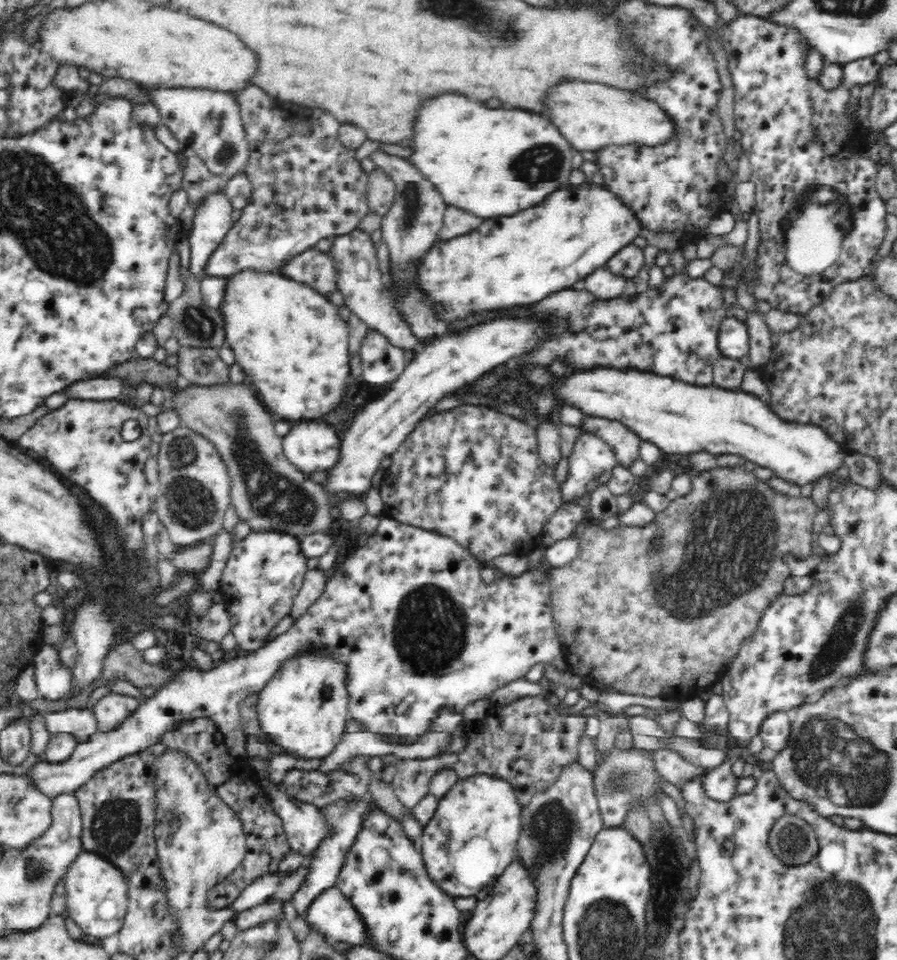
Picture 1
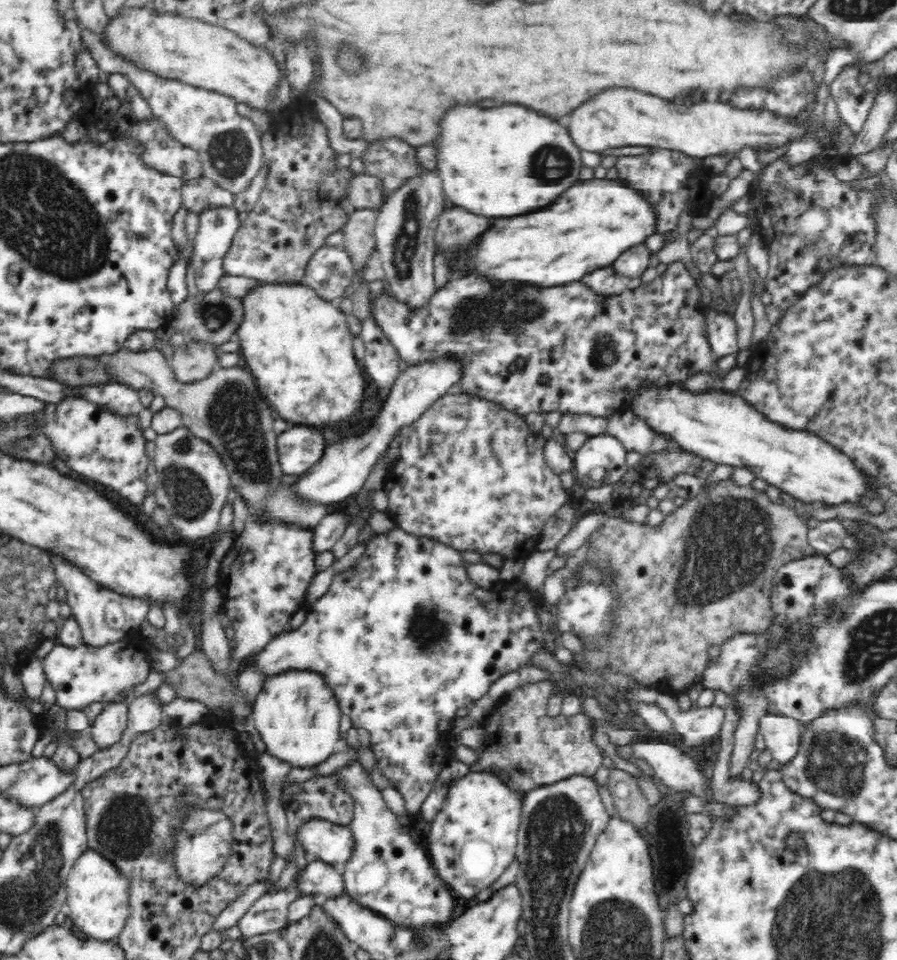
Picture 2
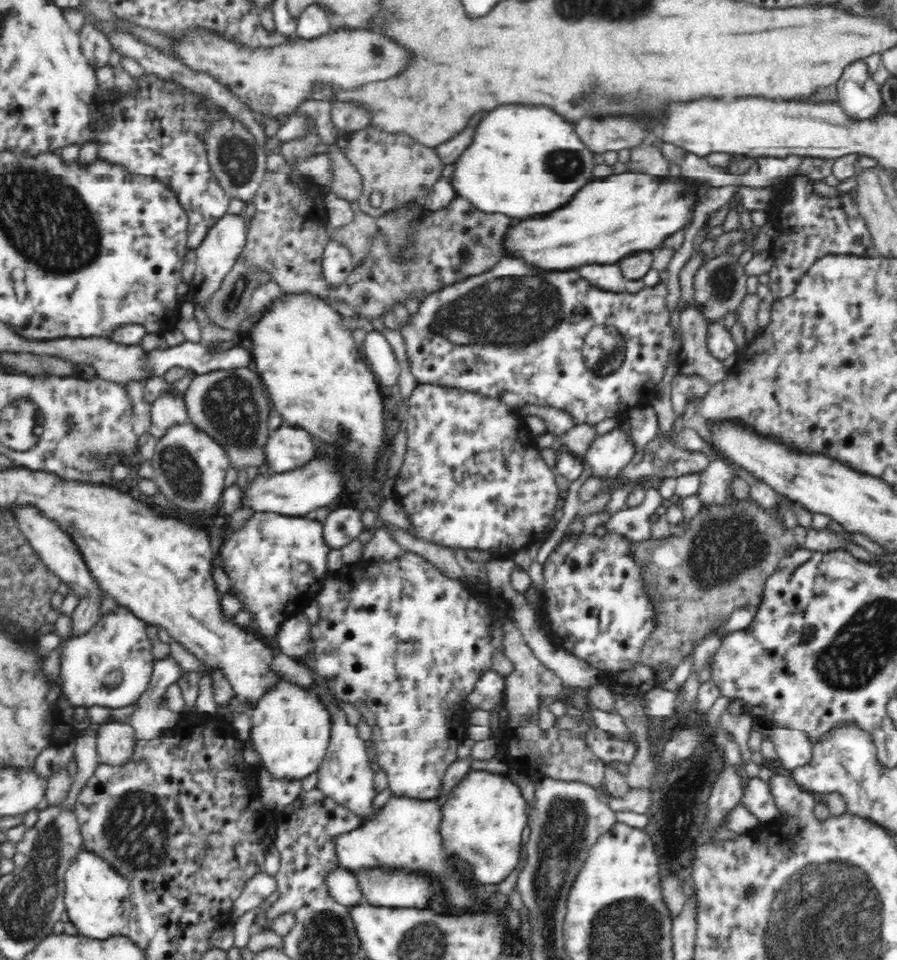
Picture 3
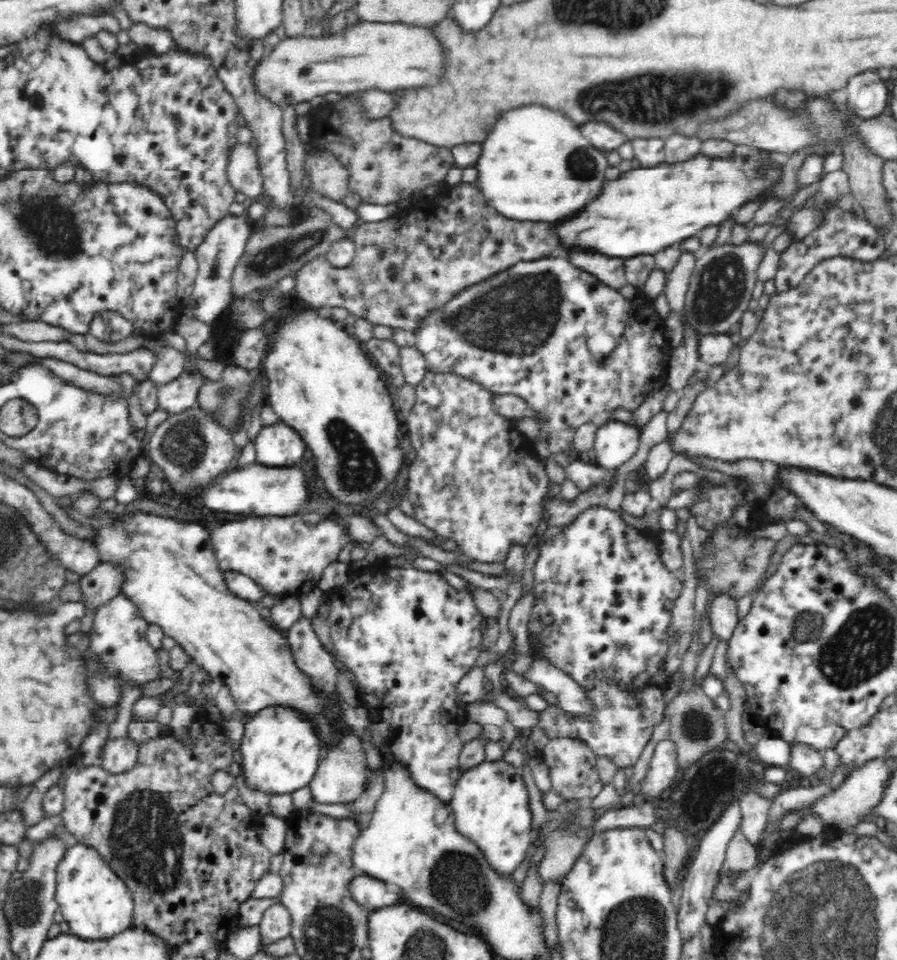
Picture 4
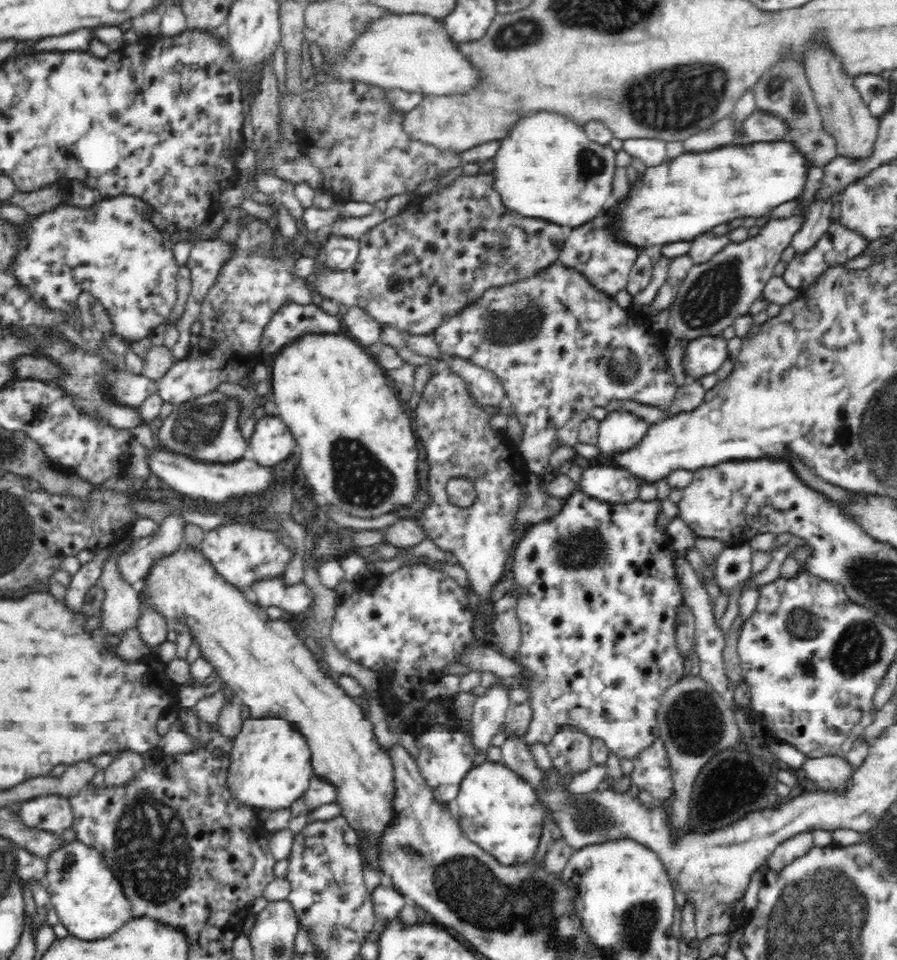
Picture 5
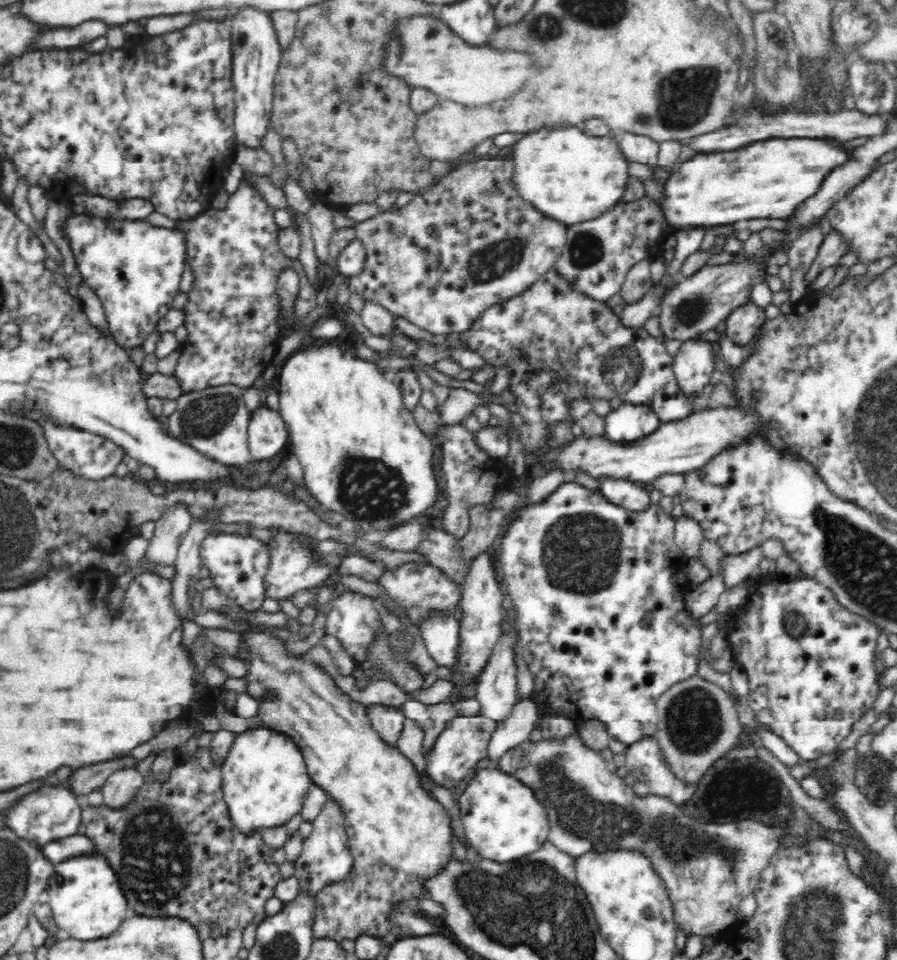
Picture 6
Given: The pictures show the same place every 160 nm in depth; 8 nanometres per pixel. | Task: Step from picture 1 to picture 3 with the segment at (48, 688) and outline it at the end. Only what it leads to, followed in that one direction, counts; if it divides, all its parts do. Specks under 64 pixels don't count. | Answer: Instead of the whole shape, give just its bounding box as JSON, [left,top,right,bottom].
[59,607,155,708]

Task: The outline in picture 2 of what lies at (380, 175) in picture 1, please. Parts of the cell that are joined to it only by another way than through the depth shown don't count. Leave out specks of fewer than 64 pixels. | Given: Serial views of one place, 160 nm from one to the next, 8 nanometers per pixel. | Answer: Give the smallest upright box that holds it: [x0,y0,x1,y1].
[348,169,388,212]

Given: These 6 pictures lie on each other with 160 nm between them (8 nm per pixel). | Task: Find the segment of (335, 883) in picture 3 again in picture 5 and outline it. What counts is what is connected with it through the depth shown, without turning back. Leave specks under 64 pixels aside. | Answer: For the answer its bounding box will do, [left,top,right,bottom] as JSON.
[369,881,405,924]

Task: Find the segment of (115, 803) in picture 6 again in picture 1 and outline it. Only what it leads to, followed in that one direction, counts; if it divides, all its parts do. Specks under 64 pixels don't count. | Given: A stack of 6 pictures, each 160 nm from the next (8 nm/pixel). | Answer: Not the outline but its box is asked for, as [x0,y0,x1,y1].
[92,692,138,731]

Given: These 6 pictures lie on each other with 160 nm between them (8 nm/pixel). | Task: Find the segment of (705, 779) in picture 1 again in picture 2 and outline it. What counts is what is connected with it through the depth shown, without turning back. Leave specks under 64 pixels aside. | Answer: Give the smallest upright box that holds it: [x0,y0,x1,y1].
[708,701,759,807]

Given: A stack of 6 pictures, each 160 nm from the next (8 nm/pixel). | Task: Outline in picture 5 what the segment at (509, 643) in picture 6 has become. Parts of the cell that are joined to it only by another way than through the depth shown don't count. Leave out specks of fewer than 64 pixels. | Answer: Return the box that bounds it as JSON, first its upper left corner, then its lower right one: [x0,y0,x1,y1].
[470,681,512,754]

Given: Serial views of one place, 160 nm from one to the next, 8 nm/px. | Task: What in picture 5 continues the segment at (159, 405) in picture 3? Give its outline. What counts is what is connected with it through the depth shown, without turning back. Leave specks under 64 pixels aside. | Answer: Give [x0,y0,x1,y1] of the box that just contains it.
[156,206,313,405]

